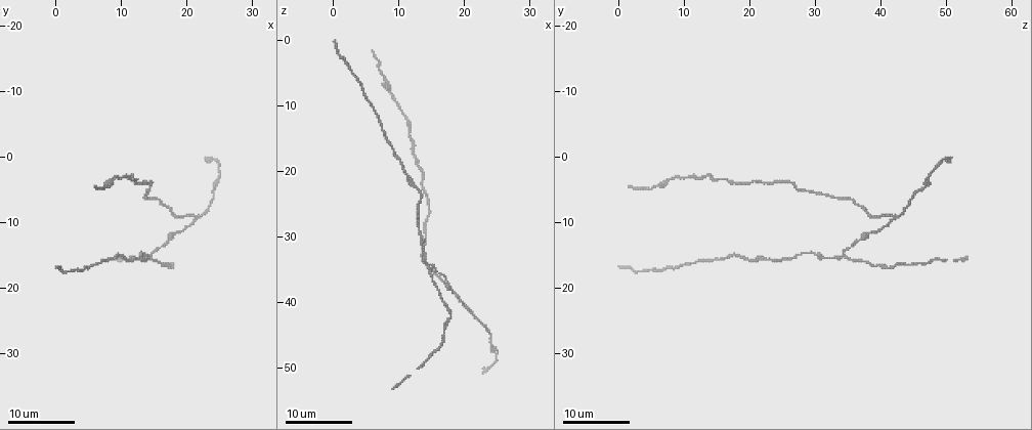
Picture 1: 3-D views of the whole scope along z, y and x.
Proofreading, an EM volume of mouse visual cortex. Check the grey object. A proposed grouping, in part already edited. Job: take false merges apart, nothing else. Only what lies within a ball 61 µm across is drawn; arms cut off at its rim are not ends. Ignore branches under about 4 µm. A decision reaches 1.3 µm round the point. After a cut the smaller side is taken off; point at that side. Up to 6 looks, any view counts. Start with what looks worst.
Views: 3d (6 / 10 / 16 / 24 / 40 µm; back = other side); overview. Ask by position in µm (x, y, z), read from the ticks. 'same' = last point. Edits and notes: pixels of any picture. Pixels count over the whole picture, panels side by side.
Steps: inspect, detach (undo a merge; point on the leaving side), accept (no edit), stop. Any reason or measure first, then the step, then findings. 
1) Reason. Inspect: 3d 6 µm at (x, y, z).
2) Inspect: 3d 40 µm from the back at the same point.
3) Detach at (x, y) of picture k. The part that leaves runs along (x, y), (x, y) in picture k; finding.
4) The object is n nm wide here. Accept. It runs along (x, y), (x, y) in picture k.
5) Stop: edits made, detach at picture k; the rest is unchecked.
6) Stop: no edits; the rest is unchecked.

Three-way junction. Inspect: 3d 24 µm at (14.5, 15.0, 34.5).

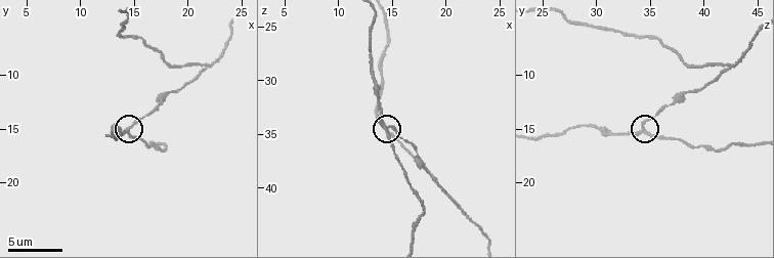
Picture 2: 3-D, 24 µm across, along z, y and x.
Inspect: 3d 10 µm at (14.4, 15.2, 34.2).

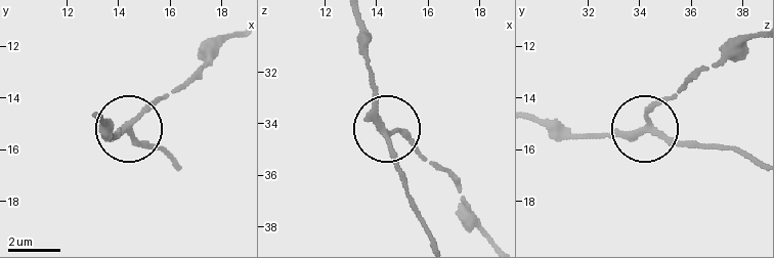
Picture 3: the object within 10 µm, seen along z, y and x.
Inspect: 3d 6 µm at (14.3, 15.2, 34.3).

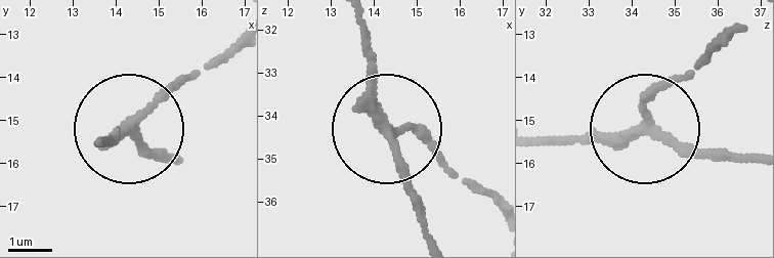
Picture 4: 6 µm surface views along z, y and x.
3 arms meet here. Accept. It runs along (499, 206), (399, 129), (388, 139), (418, 213) in picture 4; continuous, no second neuron.

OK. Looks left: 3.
A fork. Inspect: 3d 16 µm at (21.4, 9.0, 42.0).

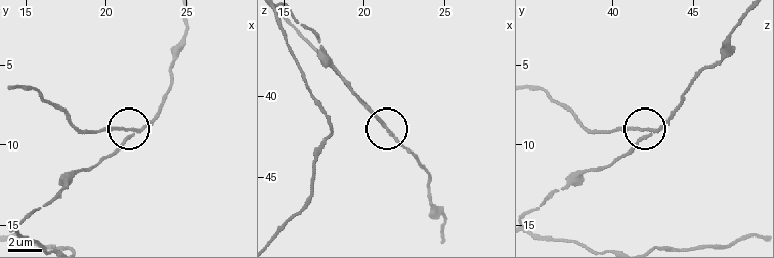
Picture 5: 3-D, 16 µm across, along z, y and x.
Detach at (117, 127) of picture 5. The part that leaves runs along (134, 130), (81, 129), (35, 90), (18, 89) in picture 5; two neurons meet here.

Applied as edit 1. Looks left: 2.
Sudden change in width. Inspect: 3d 24 µm at (12.5, 16.0, 23.0).

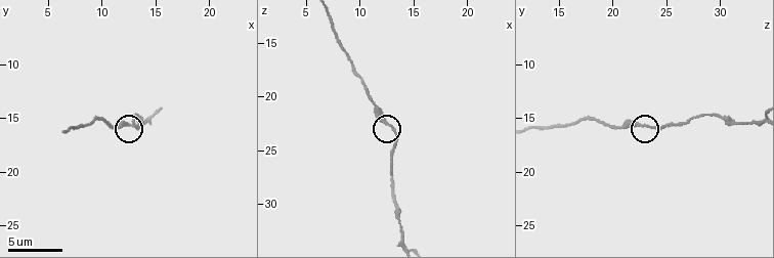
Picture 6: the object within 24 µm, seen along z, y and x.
Inspect: 3d 10 µm at (12.6, 15.8, 22.4).

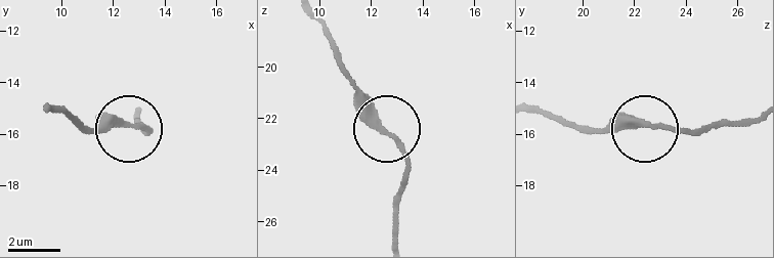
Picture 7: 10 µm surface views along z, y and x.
The object is 210 nm wide here. Accept. All the same neuron.

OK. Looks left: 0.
Stop: edits made, detach at picture 5; the rest is unchecked.

